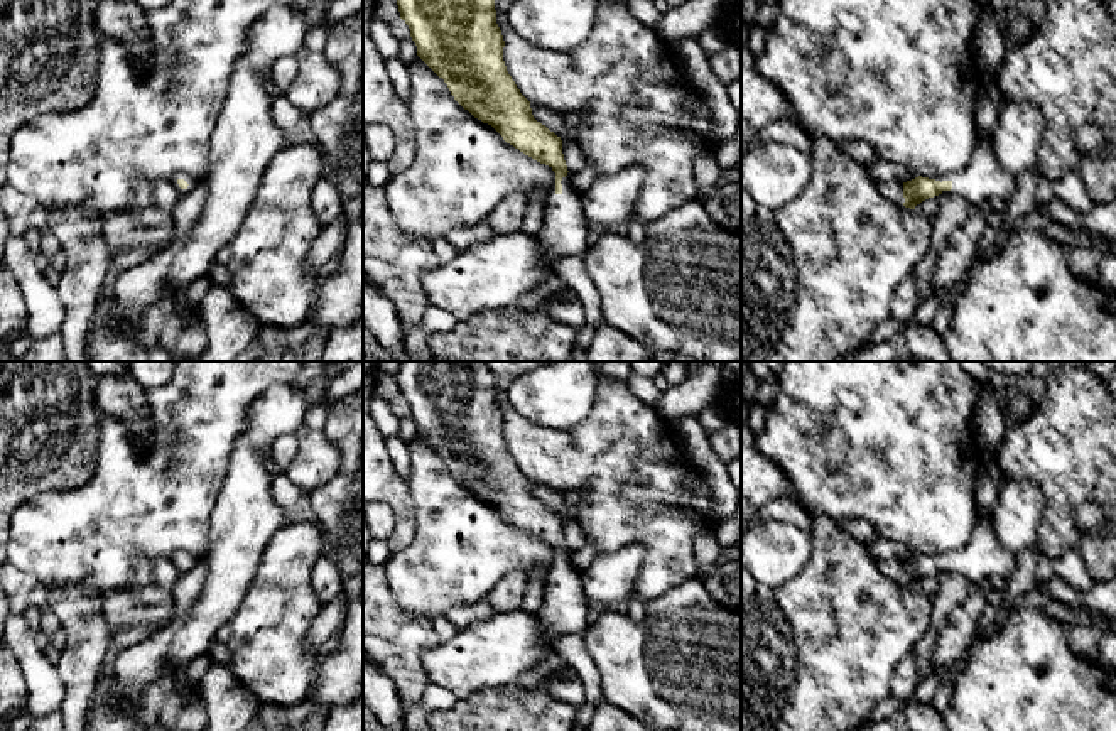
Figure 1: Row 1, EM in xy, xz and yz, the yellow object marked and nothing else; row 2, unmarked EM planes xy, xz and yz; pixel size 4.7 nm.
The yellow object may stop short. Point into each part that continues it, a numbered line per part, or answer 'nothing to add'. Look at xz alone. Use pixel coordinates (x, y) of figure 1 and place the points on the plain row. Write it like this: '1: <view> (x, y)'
1: xz (564, 608)

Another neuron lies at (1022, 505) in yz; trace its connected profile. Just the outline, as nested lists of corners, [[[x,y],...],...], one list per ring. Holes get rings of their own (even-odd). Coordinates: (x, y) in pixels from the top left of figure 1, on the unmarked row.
[[[1003,478],[993,525],[1000,544],[1013,555],[1030,550],[1040,539],[1047,495],[1033,479]]]

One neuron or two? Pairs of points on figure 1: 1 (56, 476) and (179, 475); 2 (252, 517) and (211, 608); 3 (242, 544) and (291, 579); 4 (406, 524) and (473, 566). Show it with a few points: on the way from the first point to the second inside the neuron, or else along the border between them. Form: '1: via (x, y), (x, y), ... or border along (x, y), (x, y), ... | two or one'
1: border along (98, 438), (95, 471), (75, 487), (53, 492) | two
2: via (237, 539), (225, 586) | one
3: border along (284, 525), (265, 547), (245, 595) | two
4: border along (411, 490), (414, 536), (392, 554) | two

